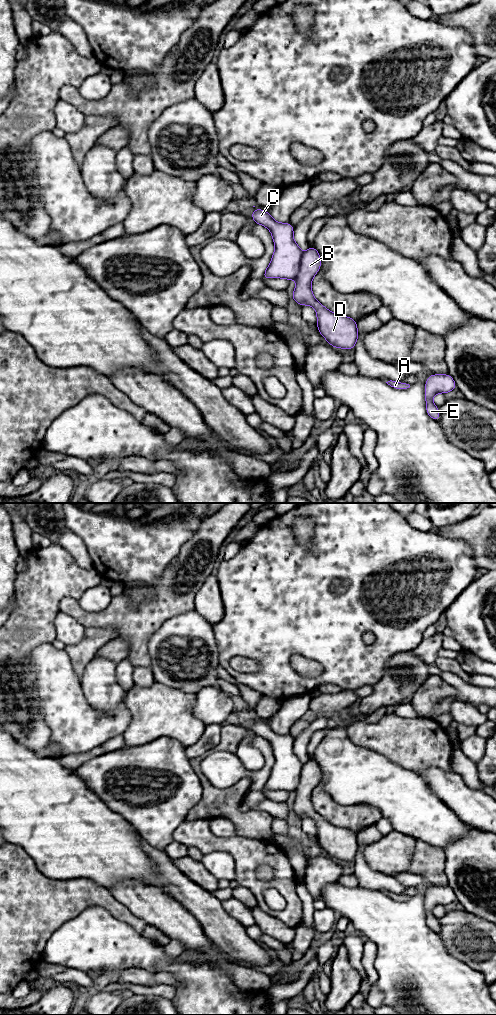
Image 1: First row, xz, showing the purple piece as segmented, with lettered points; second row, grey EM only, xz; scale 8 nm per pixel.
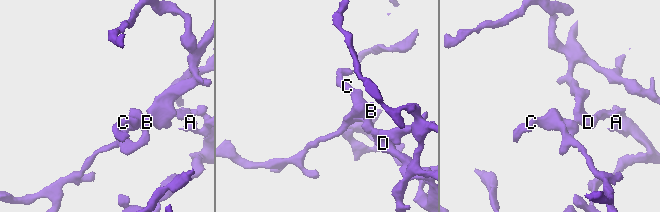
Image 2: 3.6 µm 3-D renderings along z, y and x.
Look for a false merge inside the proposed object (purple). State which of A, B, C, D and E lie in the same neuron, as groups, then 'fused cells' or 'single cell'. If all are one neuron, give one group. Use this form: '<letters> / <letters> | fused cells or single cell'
A B D E / C | fused cells

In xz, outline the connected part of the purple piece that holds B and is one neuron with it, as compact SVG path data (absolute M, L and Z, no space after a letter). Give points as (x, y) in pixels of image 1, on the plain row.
M309 759L303 765L299 784L296 788L296 800L291 809L300 817L310 817L317 825L319 845L336 860L353 861L358 851L357 833L344 827L332 825L319 815L311 801L313 789L321 778L321 769L315 759Z

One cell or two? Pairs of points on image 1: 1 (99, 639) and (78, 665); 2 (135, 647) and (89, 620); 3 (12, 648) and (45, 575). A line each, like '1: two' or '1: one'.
1: one
2: one
3: one

